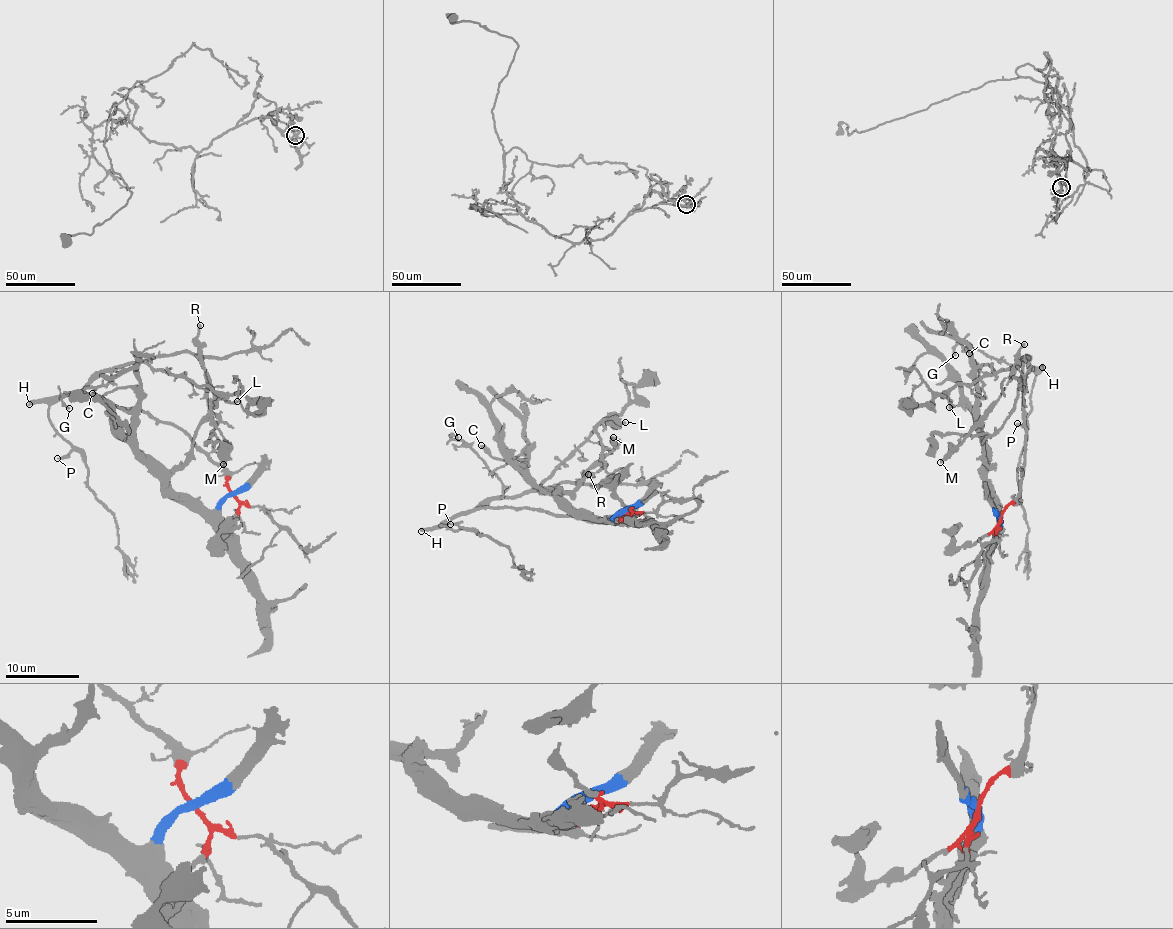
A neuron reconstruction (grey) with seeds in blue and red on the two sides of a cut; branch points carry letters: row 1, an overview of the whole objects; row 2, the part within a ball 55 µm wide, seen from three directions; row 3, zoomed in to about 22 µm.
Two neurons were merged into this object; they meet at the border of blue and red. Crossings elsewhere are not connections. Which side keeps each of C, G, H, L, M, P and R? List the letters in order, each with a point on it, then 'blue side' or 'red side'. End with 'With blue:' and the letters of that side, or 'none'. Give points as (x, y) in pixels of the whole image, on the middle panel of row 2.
C: at (481, 445); blue side
G: at (458, 437); red side
H: at (421, 531); red side
L: at (625, 422); red side
M: at (613, 437); blue side
P: at (450, 524); red side
R: at (588, 474); blue side
With blue: C, M, R

